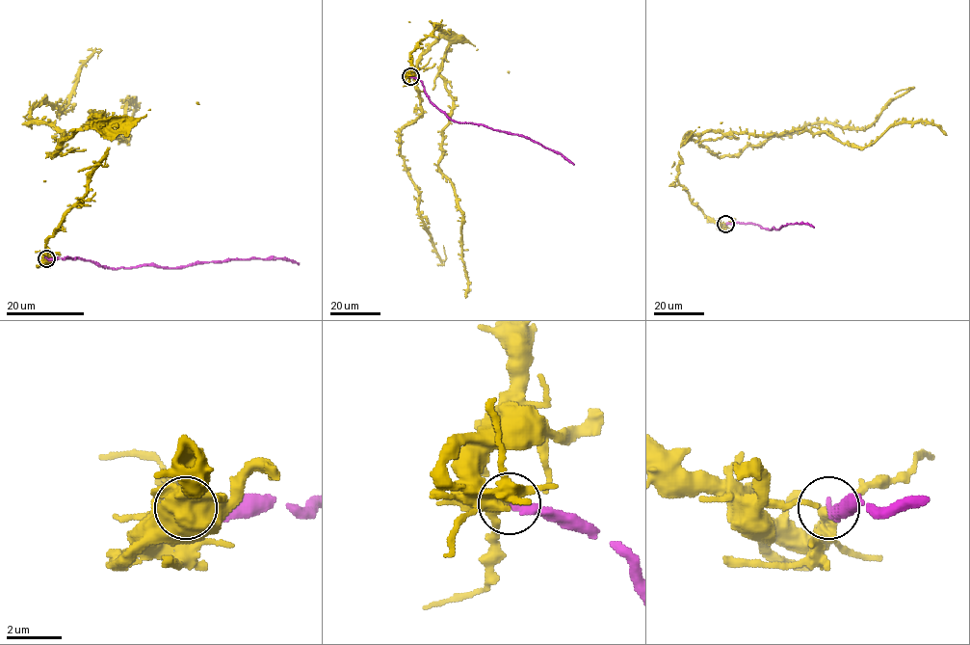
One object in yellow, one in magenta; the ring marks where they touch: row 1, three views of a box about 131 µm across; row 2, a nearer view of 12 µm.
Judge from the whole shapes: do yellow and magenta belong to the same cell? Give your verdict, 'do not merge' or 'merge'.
do not merge

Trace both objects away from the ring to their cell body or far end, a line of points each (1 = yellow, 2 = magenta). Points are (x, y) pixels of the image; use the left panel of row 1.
1: (46, 258), (46, 240), (111, 141), (87, 125), (54, 156), (63, 137), (31, 111), (61, 112), (97, 58)
2: (46, 258), (79, 257), (112, 269), (181, 268), (199, 262), (257, 258), (293, 259), (299, 264)

